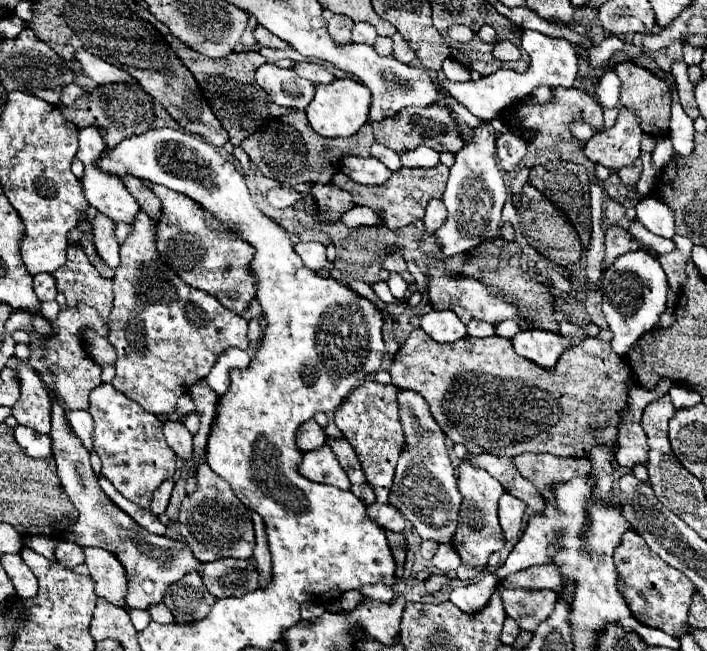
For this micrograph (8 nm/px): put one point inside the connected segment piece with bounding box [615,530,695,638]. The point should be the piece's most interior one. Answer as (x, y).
(658, 596)

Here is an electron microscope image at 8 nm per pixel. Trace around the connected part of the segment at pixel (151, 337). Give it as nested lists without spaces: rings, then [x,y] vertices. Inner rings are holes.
[[[143,210],[137,212],[133,222],[133,230],[125,244],[121,244],[121,264],[115,270],[113,292],[115,302],[109,314],[109,342],[117,352],[115,368],[117,374],[113,378],[113,386],[143,406],[147,412],[161,414],[173,412],[179,396],[187,394],[189,388],[207,376],[207,372],[215,366],[217,358],[227,348],[249,350],[247,340],[247,322],[239,318],[235,312],[223,308],[213,296],[185,284],[177,274],[161,260],[157,248],[157,220],[149,218]]]

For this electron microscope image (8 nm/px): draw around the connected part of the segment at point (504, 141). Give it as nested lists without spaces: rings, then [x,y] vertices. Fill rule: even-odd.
[[[511,132],[499,134],[497,154],[499,154],[499,166],[505,172],[515,172],[523,160],[523,156],[527,154],[527,144],[525,144],[525,140],[521,140],[519,136],[515,136]]]

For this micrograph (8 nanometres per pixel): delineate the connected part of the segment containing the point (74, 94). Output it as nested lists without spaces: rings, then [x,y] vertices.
[[[67,84],[61,92],[61,100],[59,100],[59,106],[71,106],[79,96],[83,96],[85,90],[79,86],[79,84]]]

